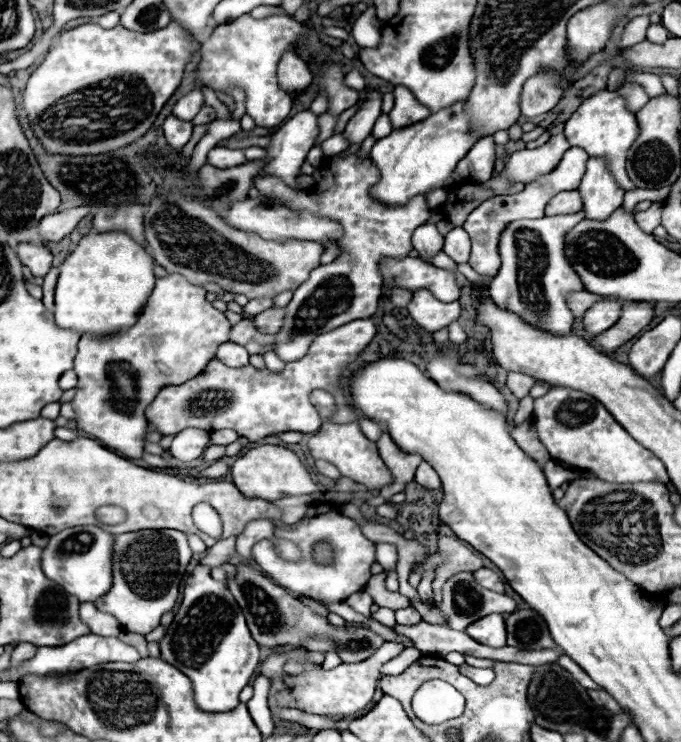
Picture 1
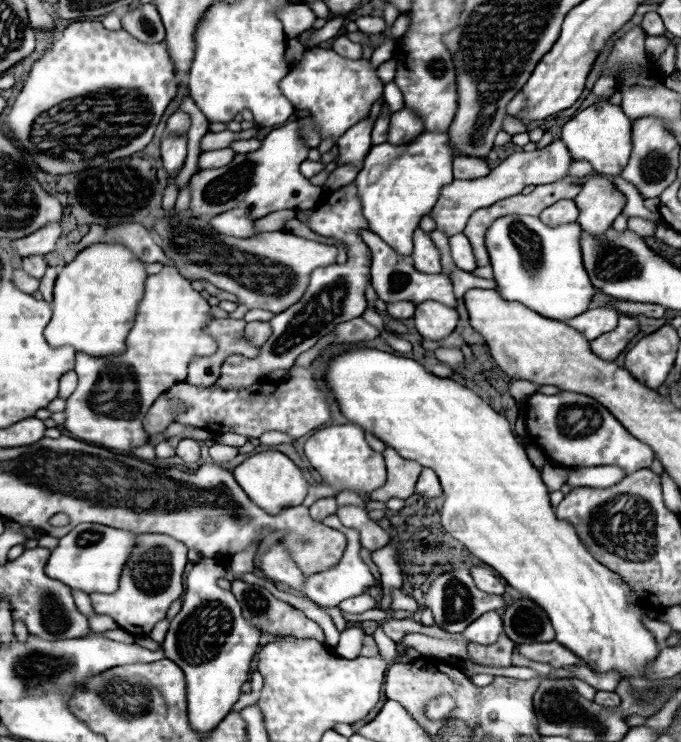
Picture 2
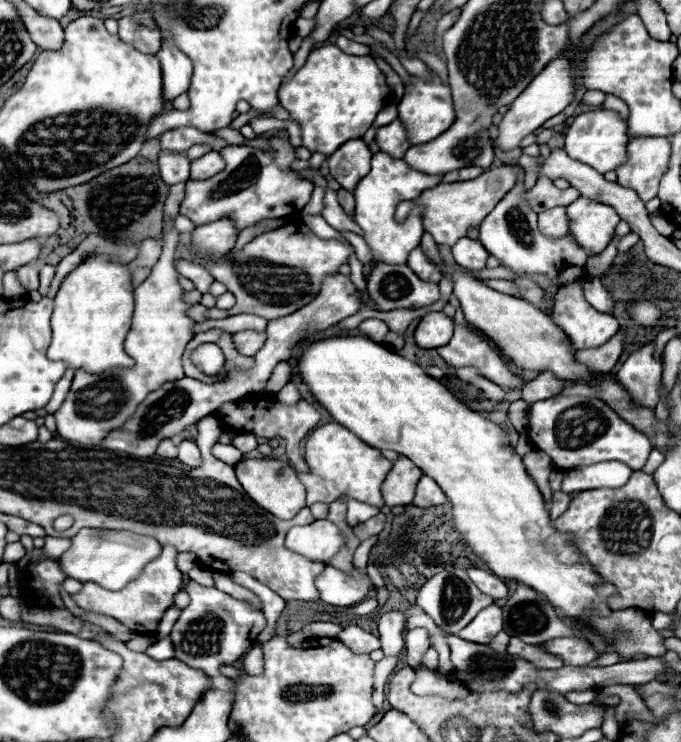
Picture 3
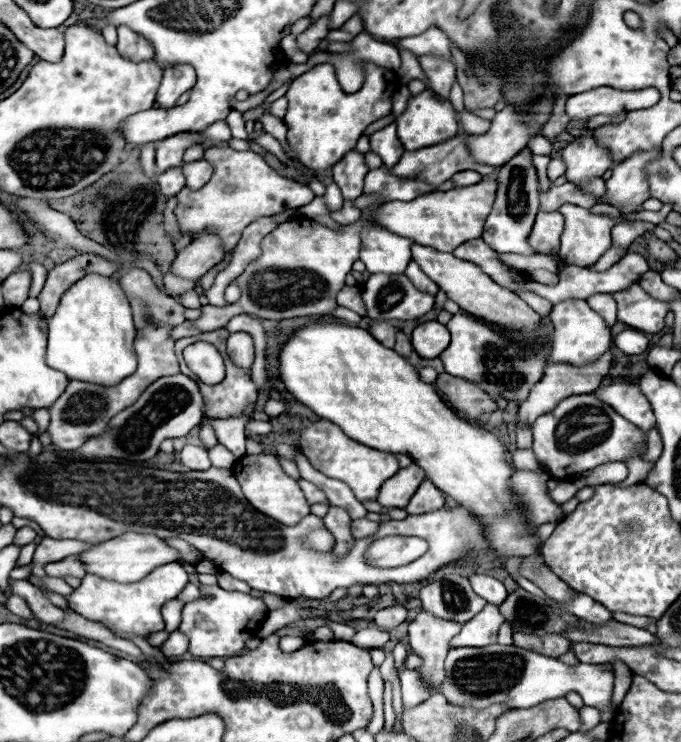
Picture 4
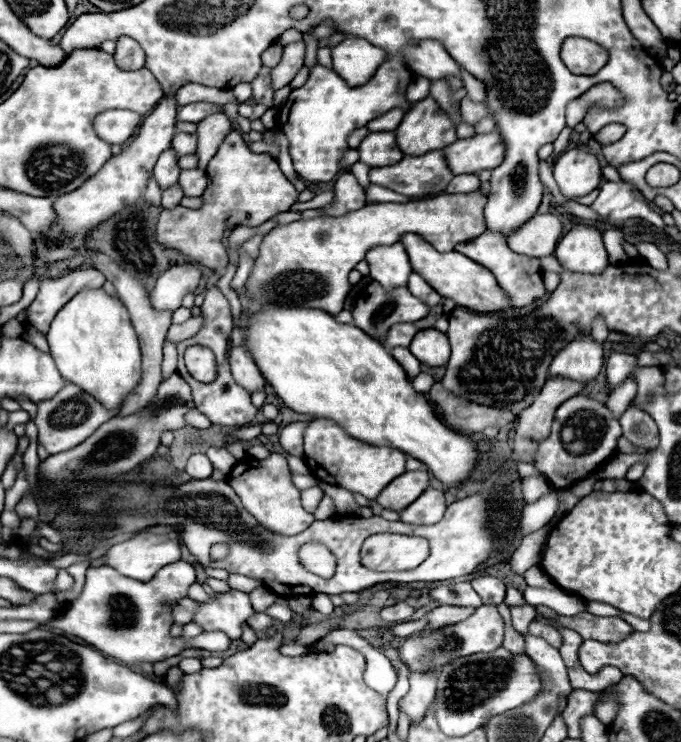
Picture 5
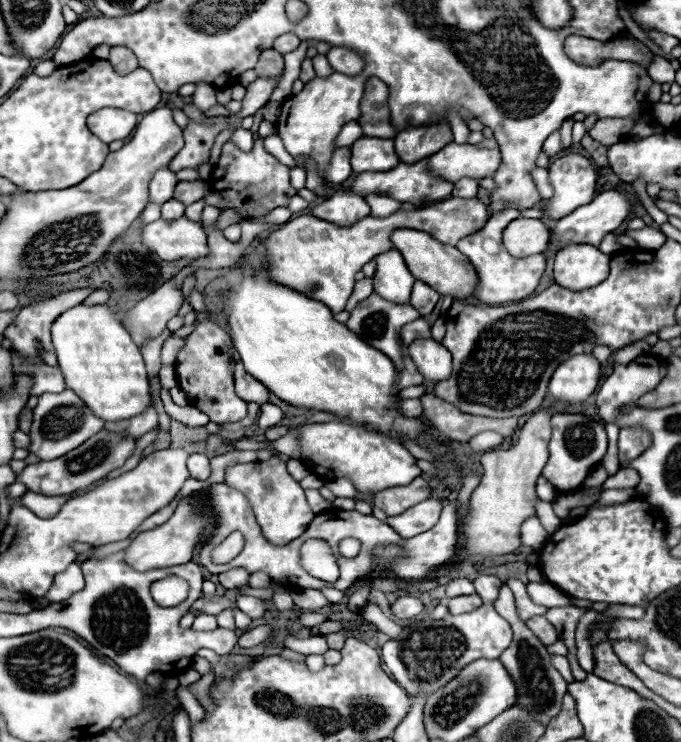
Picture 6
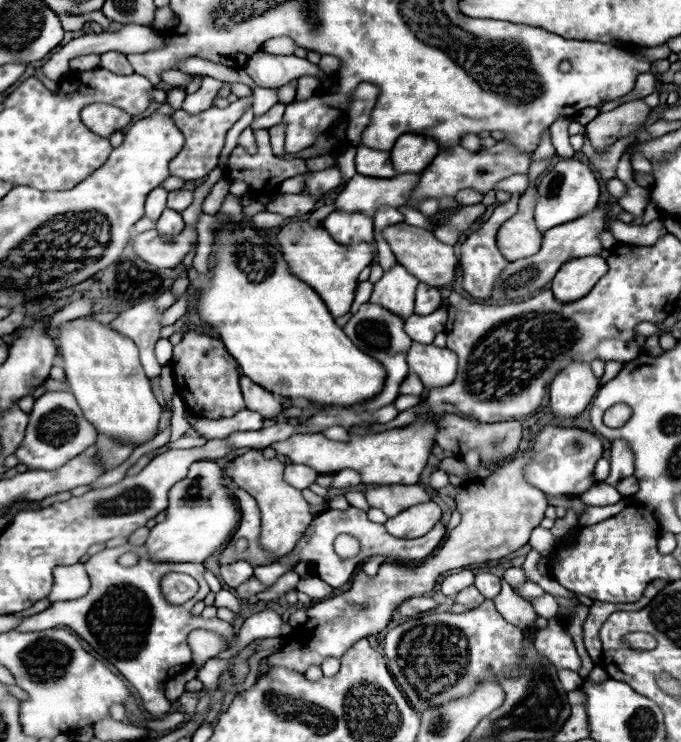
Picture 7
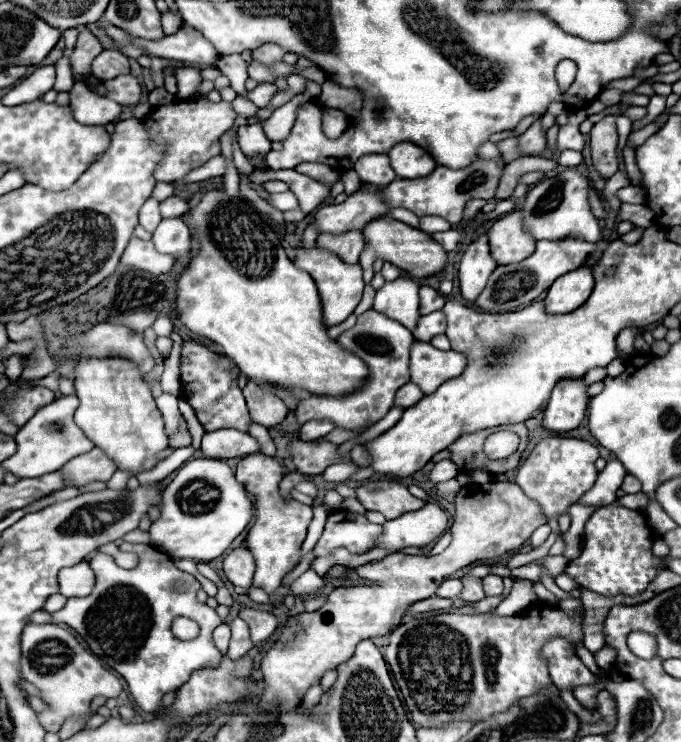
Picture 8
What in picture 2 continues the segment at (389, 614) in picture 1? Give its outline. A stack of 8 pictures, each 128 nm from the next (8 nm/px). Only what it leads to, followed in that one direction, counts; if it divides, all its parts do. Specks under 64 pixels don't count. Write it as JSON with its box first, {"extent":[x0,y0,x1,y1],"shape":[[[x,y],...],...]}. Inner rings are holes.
{"extent":[373,625,399,664],"shape":[[[381,625],[375,630],[373,638],[379,648],[380,654],[384,657],[386,662],[388,664],[393,663],[399,655],[396,650],[397,645],[396,643],[392,643],[392,640],[384,635]]]}

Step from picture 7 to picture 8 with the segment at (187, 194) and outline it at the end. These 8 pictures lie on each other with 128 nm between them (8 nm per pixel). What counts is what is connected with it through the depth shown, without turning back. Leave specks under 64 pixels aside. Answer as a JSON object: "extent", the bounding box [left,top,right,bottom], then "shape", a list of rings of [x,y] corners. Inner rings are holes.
{"extent":[160,196,188,218],"shape":[[[170,196],[170,198],[166,198],[166,200],[160,202],[160,214],[162,214],[162,218],[178,218],[184,212],[188,212],[188,204],[186,204],[186,200],[182,200],[178,196]]]}

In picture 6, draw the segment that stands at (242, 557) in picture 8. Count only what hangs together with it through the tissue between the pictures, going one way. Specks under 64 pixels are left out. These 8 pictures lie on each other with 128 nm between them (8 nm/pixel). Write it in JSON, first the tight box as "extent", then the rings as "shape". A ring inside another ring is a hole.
{"extent":[218,568,250,588],"shape":[[[234,568],[230,572],[224,572],[218,576],[220,578],[220,584],[224,588],[238,588],[238,586],[246,586],[248,584],[248,578],[250,574],[244,570],[244,568]]]}

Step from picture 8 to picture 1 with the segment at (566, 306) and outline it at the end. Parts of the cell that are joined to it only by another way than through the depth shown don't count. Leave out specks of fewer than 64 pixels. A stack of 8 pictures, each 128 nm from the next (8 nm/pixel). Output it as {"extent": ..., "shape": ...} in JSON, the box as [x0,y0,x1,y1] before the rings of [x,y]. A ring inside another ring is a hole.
{"extent":[578,158,624,220],"shape":[[[590,158],[582,184],[578,188],[588,220],[608,220],[624,200],[624,190],[618,188],[612,174],[606,170],[606,162]]]}

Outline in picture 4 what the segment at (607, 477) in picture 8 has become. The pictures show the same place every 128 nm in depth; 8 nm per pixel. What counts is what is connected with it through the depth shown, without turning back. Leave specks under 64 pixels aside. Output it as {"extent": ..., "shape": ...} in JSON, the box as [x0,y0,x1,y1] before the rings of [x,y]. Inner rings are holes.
{"extent":[594,382,656,434],"shape":[[[618,382],[594,392],[600,400],[610,404],[622,418],[638,426],[644,434],[648,434],[656,426],[656,418],[652,414],[648,398],[640,392],[638,384],[632,382]]]}

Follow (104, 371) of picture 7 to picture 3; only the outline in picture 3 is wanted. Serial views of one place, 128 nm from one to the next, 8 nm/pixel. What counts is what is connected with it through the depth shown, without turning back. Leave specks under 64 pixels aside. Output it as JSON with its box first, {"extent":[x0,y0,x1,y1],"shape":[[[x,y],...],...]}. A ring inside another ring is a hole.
{"extent":[46,256,134,374],"shape":[[[88,256],[76,270],[64,278],[52,314],[52,342],[46,356],[68,362],[72,370],[102,374],[114,368],[132,368],[132,358],[124,352],[124,340],[134,314],[132,272],[126,264],[108,262],[102,256]]]}

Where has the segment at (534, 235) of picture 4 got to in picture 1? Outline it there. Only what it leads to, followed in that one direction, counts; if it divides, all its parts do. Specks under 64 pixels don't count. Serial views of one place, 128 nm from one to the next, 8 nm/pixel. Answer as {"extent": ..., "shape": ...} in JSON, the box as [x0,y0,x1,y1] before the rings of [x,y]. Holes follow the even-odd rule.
{"extent":[546,190,582,216],"shape":[[[578,190],[560,192],[546,204],[546,216],[560,216],[560,214],[576,214],[582,210],[582,198]]]}

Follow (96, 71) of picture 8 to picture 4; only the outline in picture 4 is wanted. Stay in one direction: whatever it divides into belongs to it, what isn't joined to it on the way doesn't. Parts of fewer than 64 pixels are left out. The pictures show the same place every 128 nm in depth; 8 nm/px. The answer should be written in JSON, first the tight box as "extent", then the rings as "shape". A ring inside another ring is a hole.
{"extent":[116,26,154,62],"shape":[[[118,26],[118,46],[116,46],[122,54],[122,58],[128,58],[132,62],[140,62],[140,60],[152,60],[154,58],[154,48],[152,44],[134,34],[132,30],[128,30],[126,26]]]}

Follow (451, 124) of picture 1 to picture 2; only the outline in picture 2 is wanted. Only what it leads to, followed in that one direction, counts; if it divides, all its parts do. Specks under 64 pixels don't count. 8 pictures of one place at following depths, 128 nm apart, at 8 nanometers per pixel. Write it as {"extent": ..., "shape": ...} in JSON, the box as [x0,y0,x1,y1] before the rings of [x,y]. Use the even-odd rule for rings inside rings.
{"extent":[354,132,454,256],"shape":[[[422,132],[408,146],[392,146],[386,142],[370,148],[364,168],[354,180],[362,200],[362,216],[366,218],[368,228],[396,252],[404,256],[412,254],[412,234],[418,228],[420,218],[432,210],[440,188],[454,180],[452,156],[448,132]]]}

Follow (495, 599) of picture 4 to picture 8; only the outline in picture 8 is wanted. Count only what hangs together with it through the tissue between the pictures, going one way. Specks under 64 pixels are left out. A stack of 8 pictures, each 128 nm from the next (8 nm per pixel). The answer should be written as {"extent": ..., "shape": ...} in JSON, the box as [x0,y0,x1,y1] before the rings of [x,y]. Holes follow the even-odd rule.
{"extent":[484,574,504,596],"shape":[[[490,574],[490,576],[484,578],[484,592],[486,592],[486,596],[500,596],[502,590],[504,590],[502,576],[494,576],[494,574]]]}

